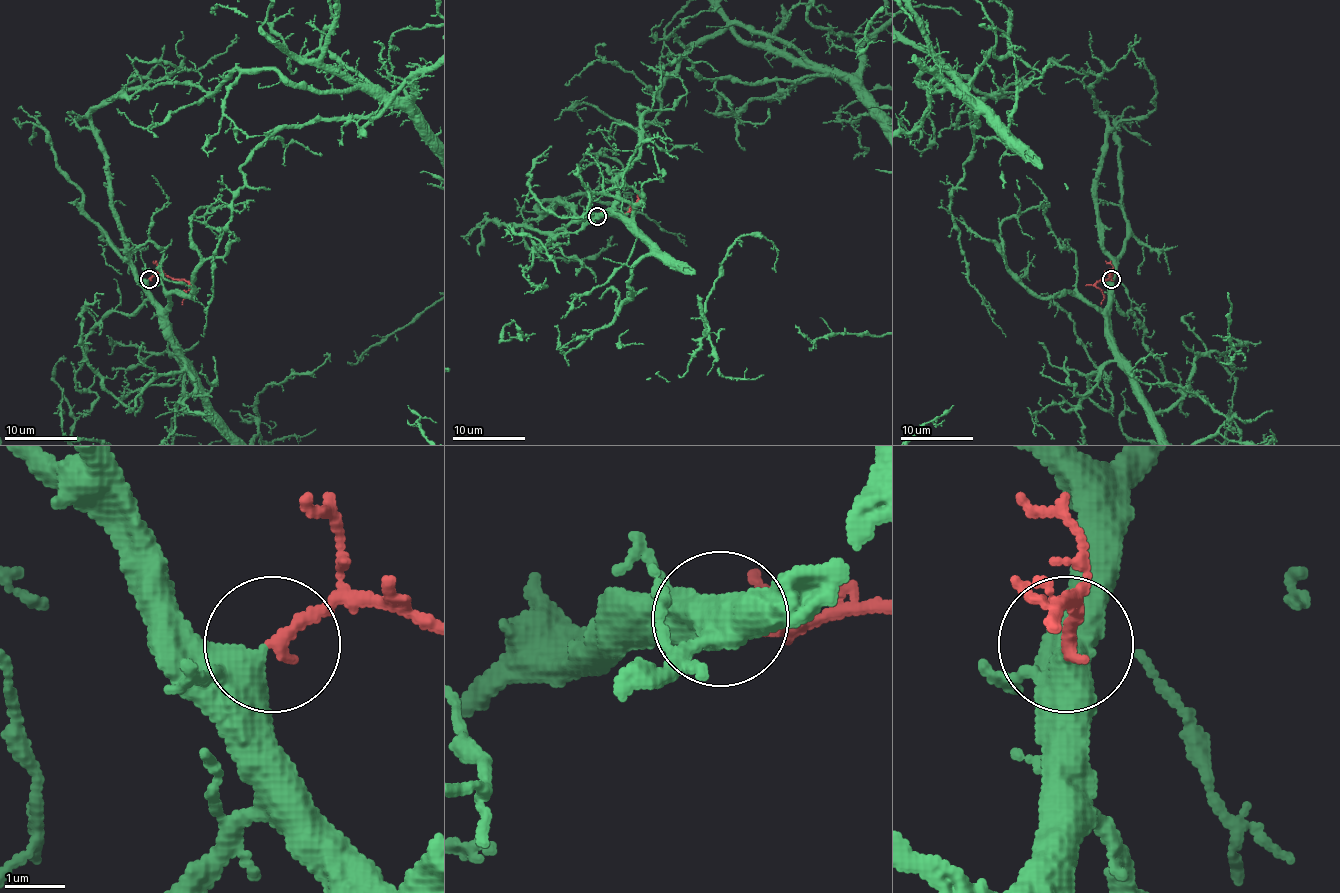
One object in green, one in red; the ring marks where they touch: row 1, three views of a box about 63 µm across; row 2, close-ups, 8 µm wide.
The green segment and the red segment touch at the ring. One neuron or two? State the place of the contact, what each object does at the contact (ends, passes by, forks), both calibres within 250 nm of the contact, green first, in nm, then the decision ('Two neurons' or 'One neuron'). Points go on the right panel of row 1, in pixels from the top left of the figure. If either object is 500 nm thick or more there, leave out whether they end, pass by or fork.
Place: (1111, 279). At the ring green passes by. At the ring red ends. Thickness 360 nm (green) against 220 nm. One neuron

